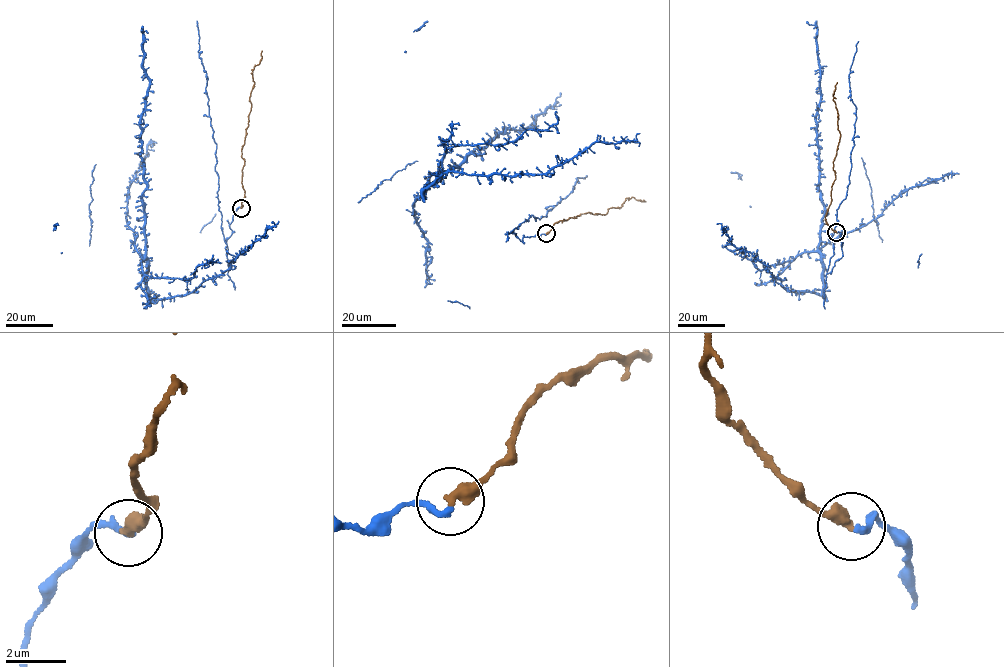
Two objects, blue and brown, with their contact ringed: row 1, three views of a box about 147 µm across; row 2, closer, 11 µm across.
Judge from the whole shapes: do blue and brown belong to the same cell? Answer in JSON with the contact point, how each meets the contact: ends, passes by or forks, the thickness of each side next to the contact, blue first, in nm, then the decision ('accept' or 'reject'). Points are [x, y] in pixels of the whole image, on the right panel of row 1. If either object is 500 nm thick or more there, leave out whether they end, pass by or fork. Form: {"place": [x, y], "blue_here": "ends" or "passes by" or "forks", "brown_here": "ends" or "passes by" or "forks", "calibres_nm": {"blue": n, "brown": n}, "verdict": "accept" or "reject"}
{"place": [836, 232], "blue_here": "ends", "brown_here": "ends", "calibres_nm": {"blue": 200, "brown": 420}, "verdict": "accept"}

